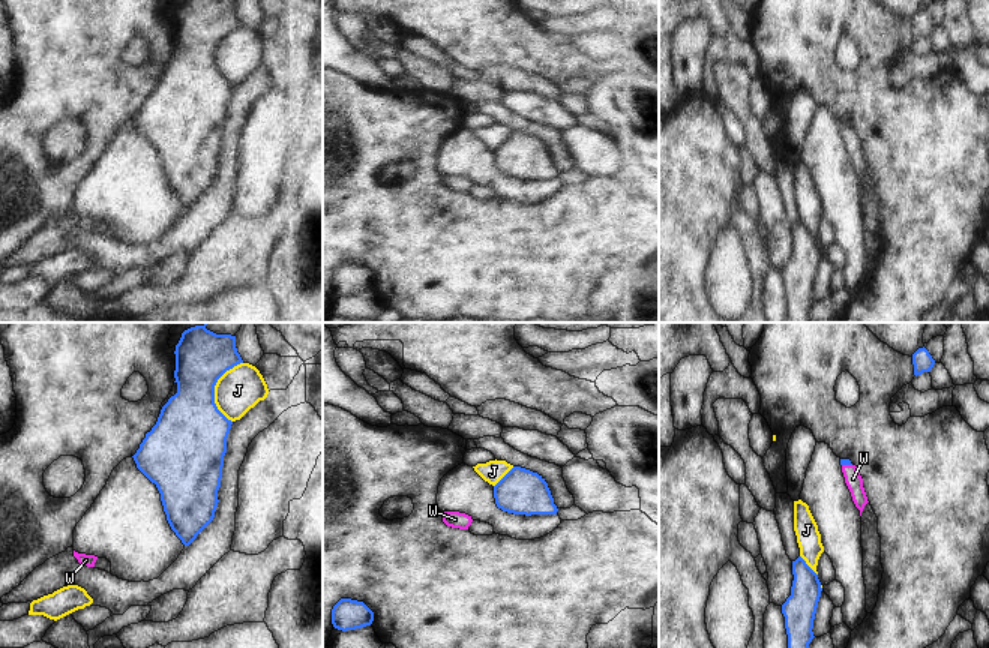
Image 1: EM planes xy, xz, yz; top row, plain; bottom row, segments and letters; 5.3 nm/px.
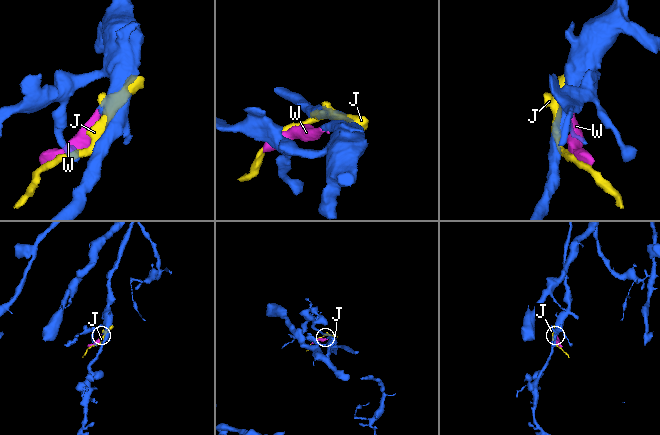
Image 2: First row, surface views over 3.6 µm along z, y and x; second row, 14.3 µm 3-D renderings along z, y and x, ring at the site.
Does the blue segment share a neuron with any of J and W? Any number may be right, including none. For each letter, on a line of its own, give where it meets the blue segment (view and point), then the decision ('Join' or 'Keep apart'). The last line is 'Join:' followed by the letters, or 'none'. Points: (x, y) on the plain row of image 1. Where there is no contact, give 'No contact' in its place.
J: Touches blue at xy (213, 53). Keep apart
W: Touches blue at yz (847, 128). Join
Join: W.

